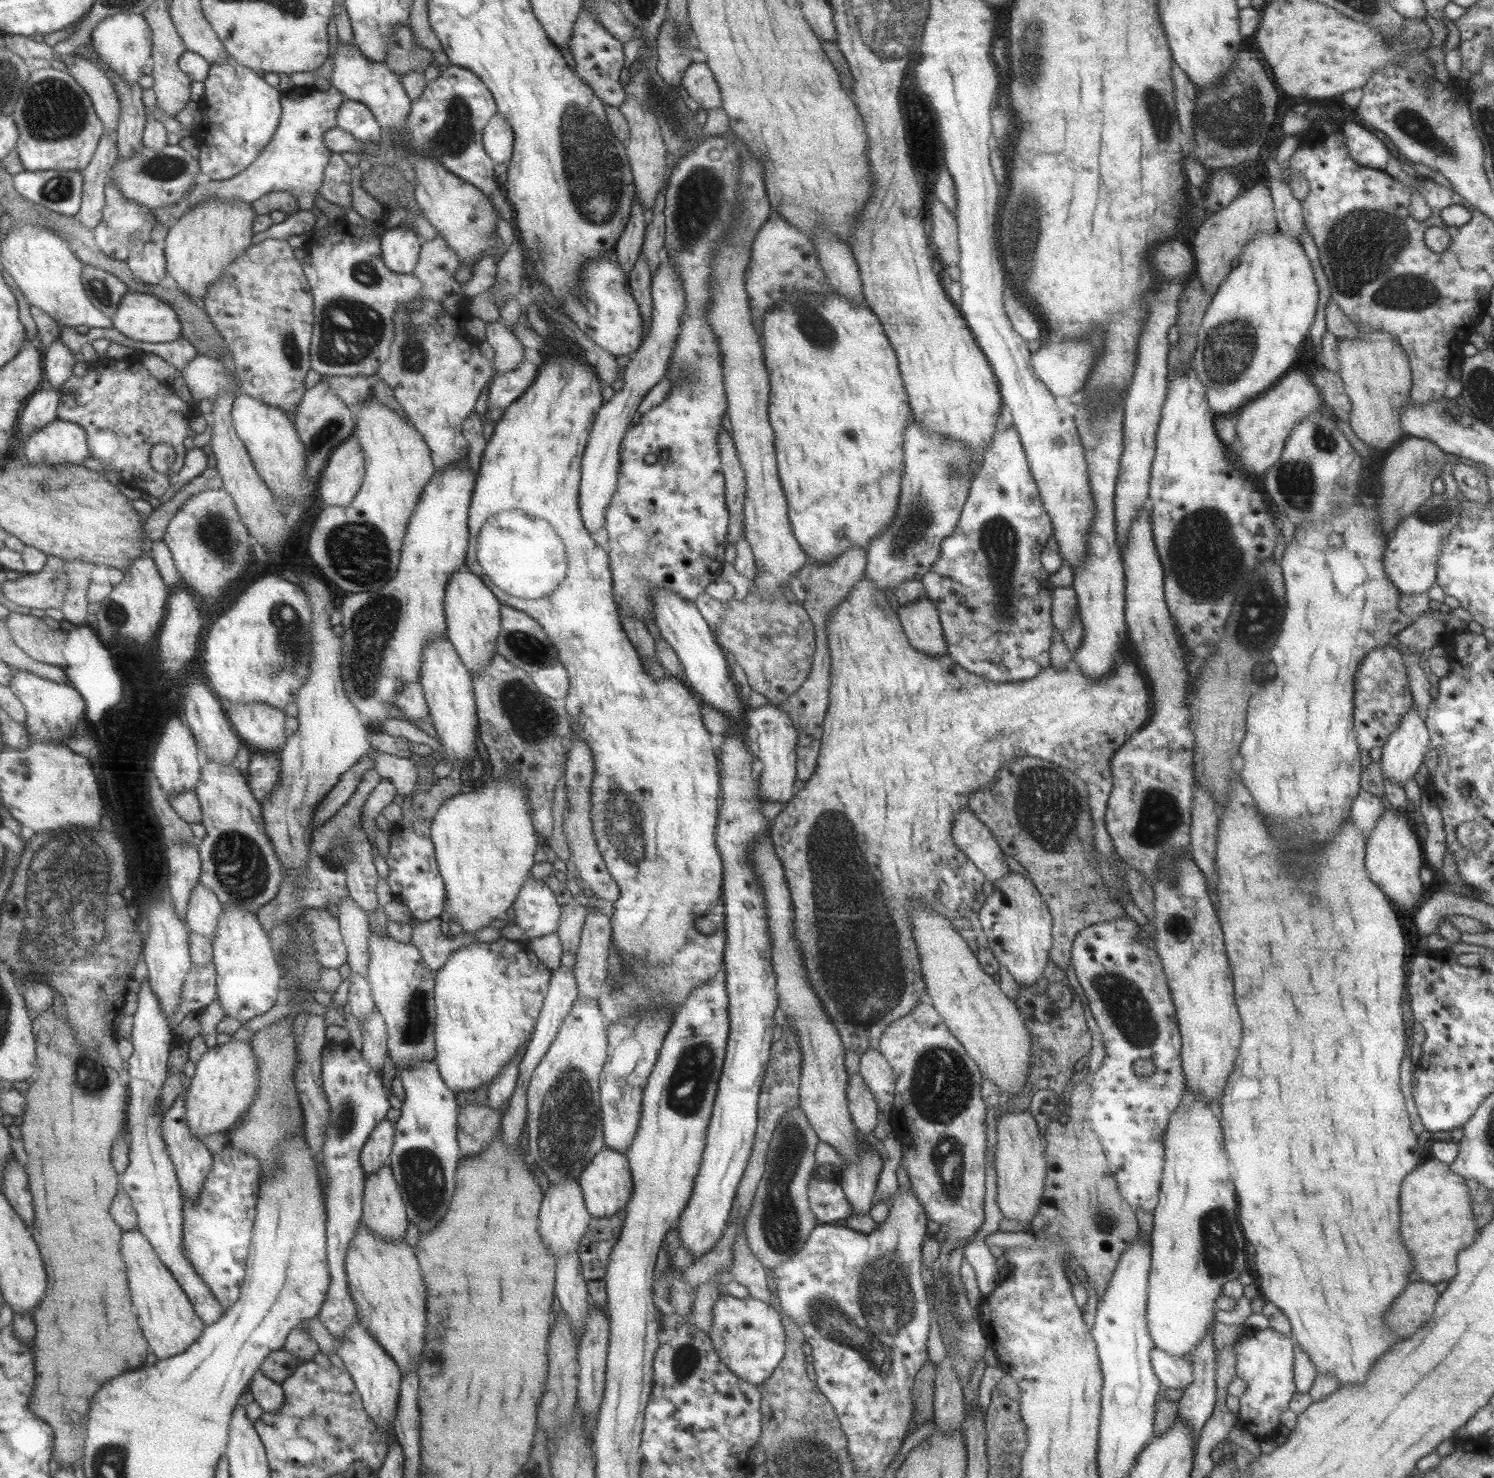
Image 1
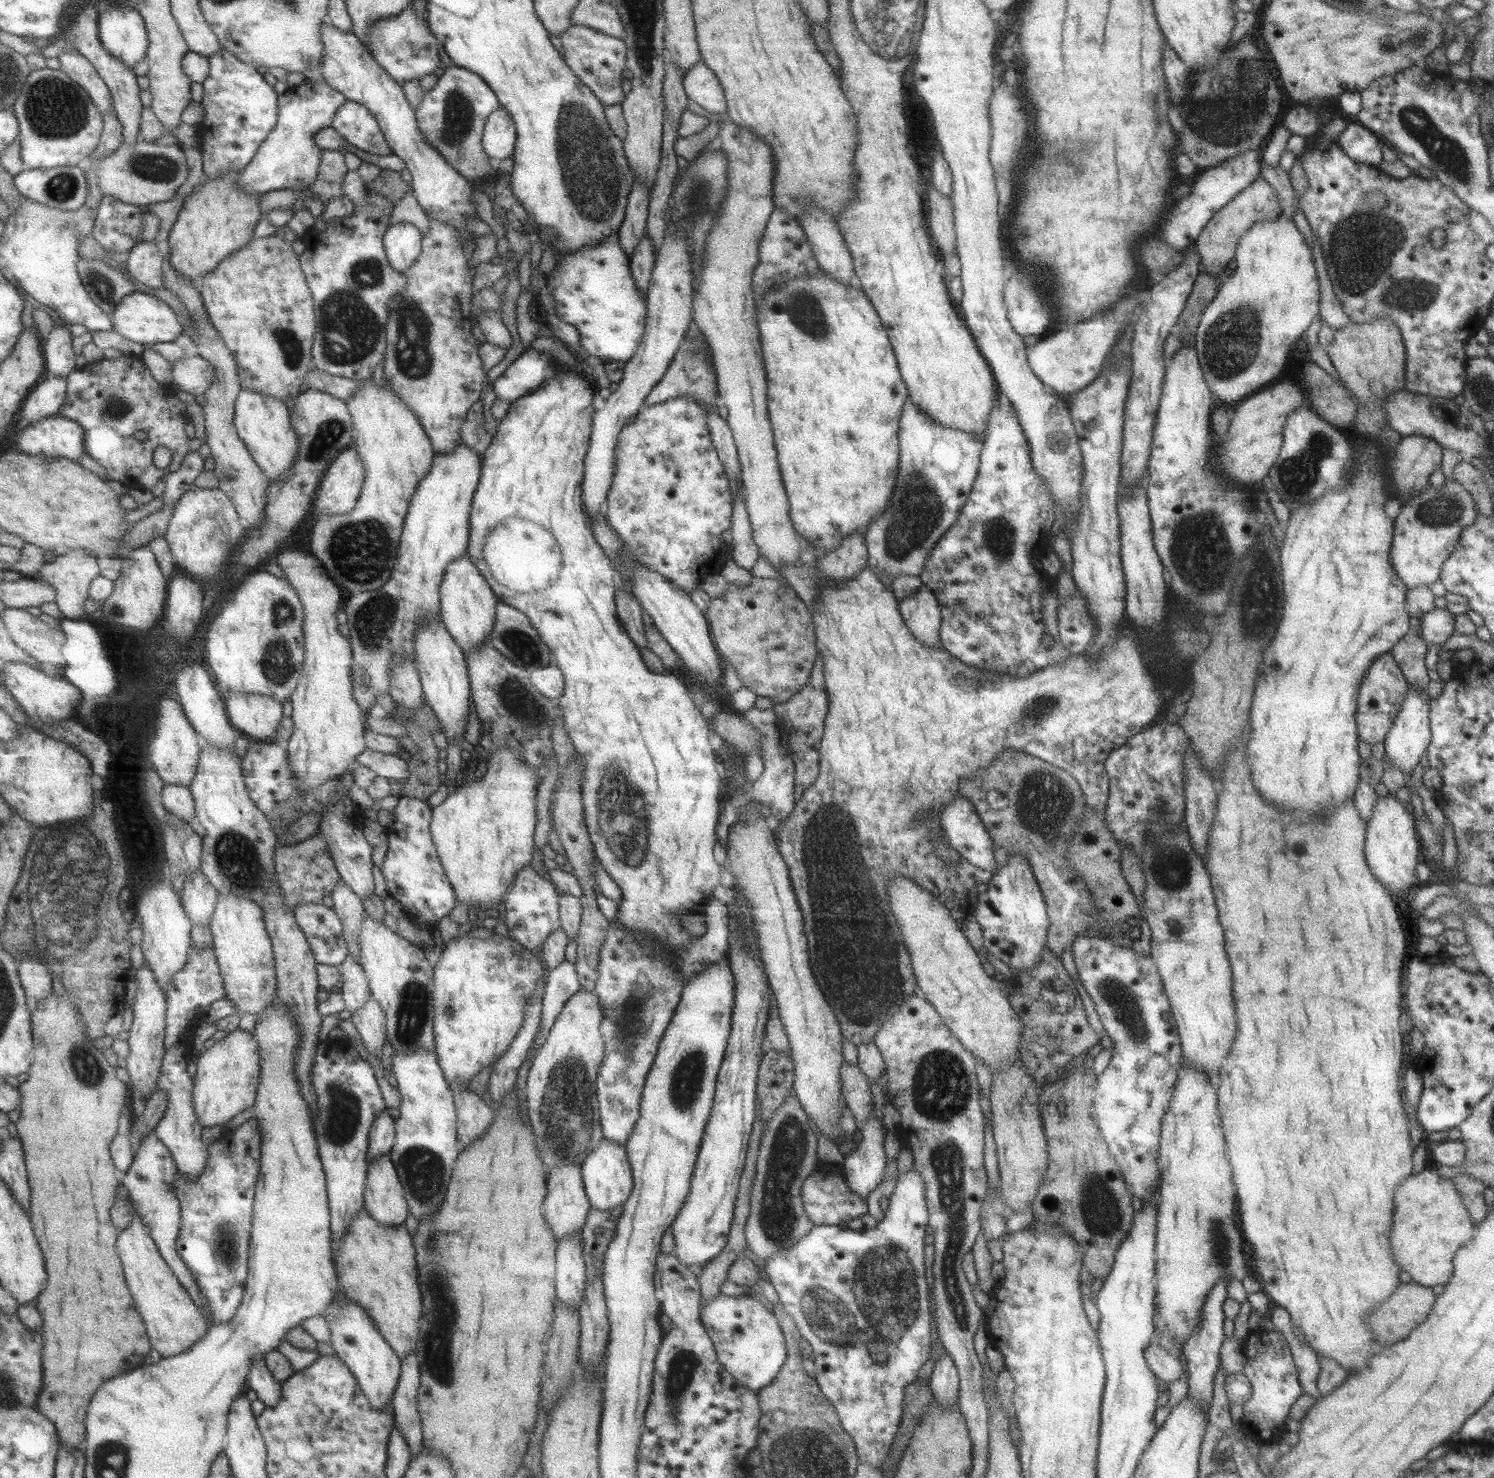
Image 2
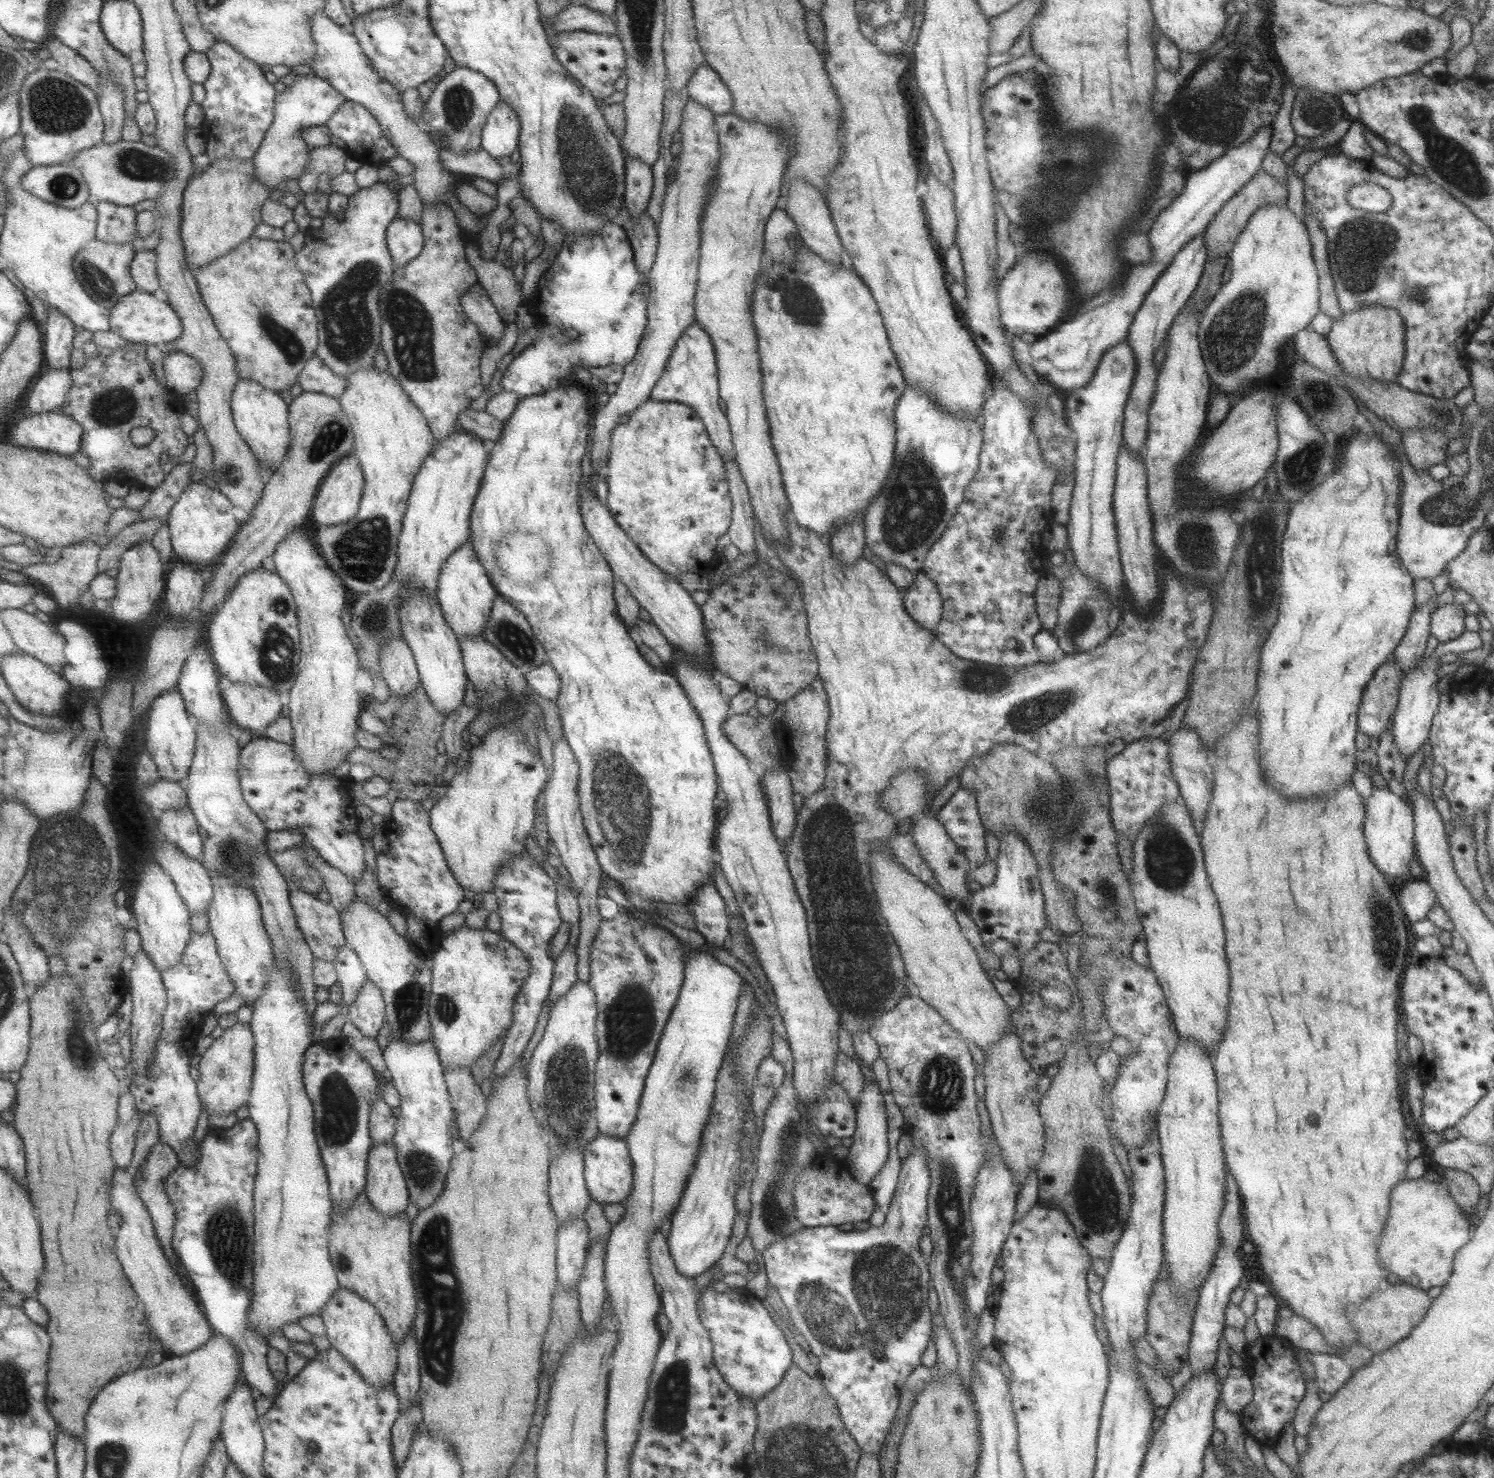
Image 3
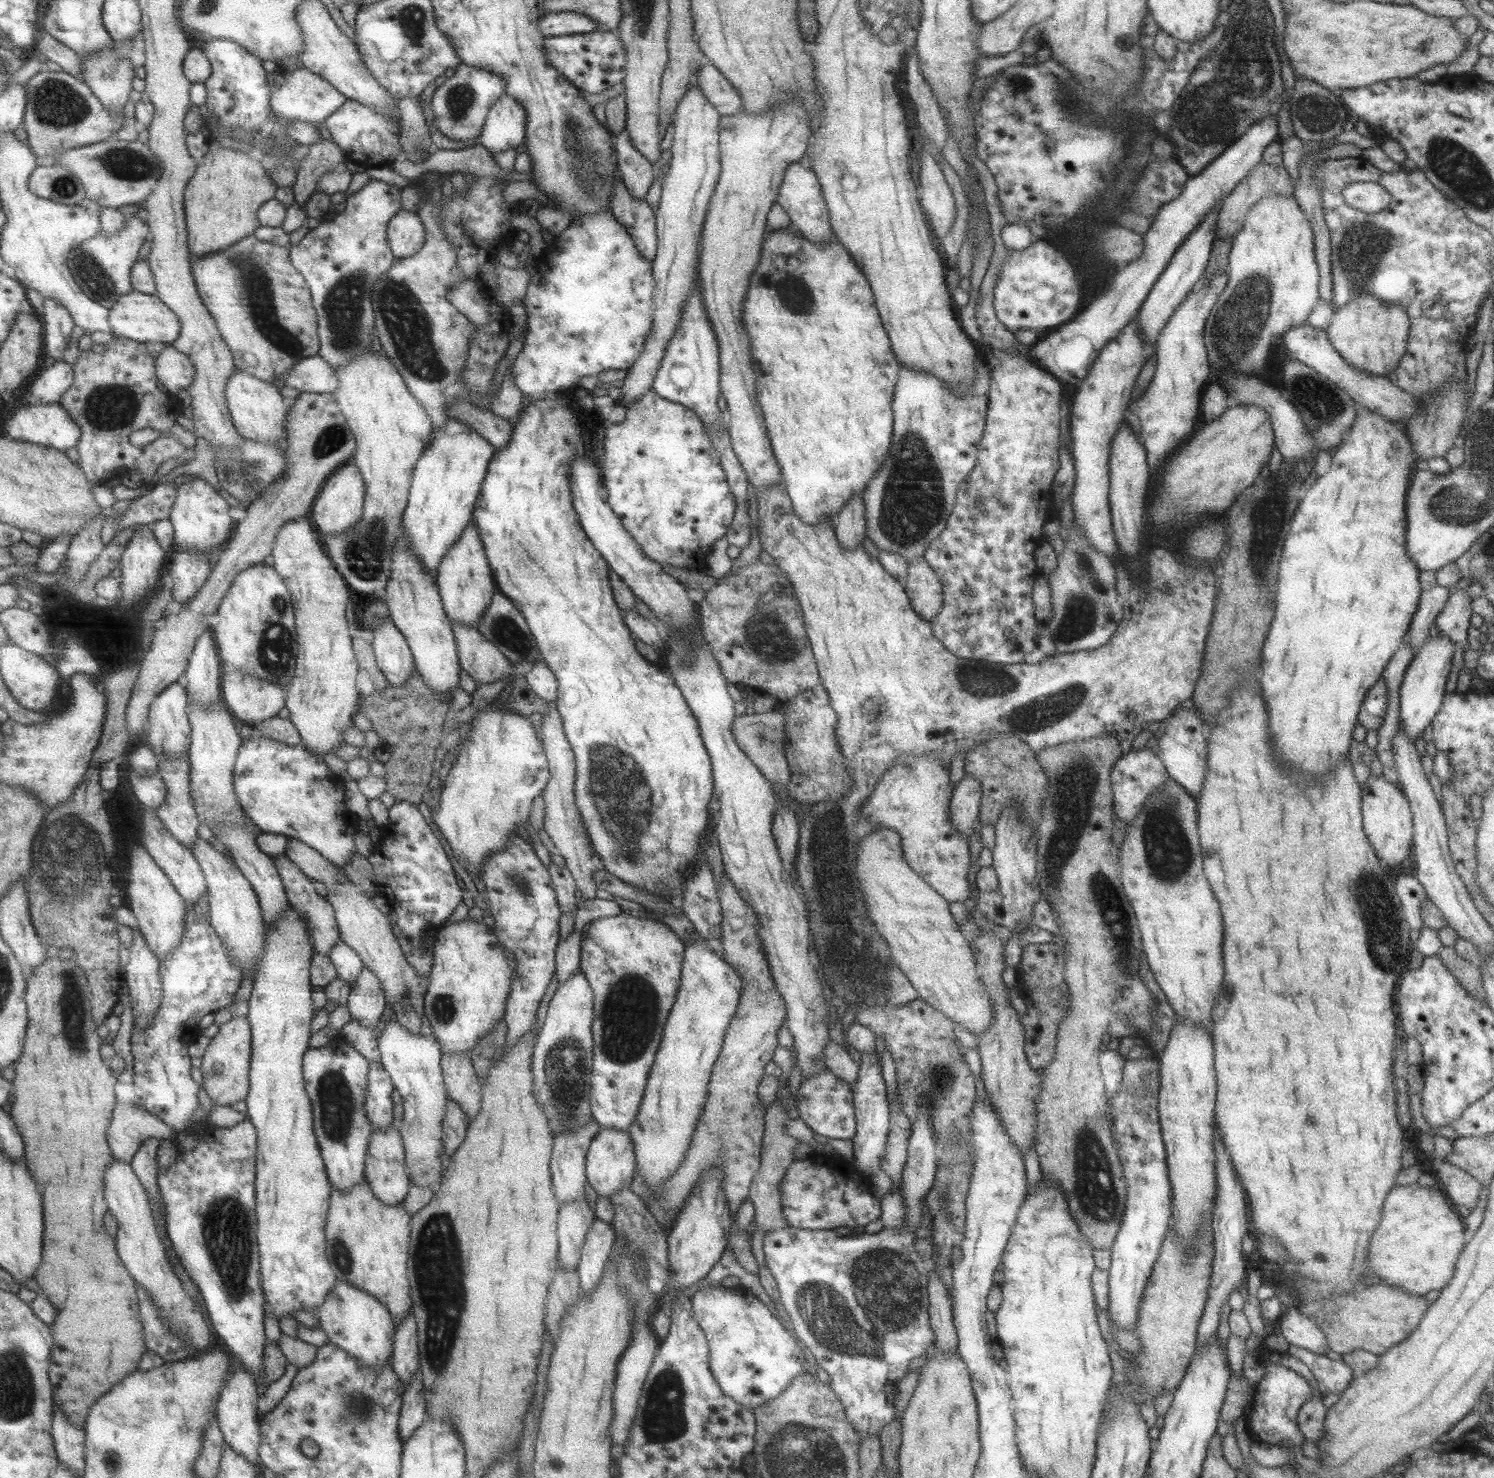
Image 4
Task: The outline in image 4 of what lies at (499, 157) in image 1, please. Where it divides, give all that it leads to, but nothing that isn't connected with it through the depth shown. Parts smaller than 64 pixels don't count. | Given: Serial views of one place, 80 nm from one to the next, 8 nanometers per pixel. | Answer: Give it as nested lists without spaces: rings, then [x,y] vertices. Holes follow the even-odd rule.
[[[504,92],[489,107],[477,144],[497,154],[515,149],[524,137],[524,110],[516,100]]]

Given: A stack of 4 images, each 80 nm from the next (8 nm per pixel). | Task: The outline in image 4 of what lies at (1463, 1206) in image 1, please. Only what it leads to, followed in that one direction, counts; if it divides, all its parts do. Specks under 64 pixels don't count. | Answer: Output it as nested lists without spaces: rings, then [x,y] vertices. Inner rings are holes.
[[[1419,1183],[1395,1185],[1385,1197],[1379,1226],[1368,1242],[1367,1270],[1372,1279],[1381,1284],[1402,1288],[1411,1294],[1424,1295],[1429,1290],[1441,1290],[1452,1278],[1454,1264],[1459,1252],[1465,1246],[1465,1224],[1463,1218],[1440,1188],[1425,1188]]]

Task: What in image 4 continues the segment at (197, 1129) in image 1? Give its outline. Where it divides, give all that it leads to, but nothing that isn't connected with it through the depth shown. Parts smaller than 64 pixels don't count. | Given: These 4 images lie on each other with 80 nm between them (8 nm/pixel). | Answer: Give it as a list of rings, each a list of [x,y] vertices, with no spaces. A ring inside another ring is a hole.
[[[247,1016],[231,1018],[221,1025],[218,1033],[211,1038],[202,1057],[203,1082],[201,1089],[206,1091],[214,1105],[220,1104],[233,1108],[232,1104],[247,1100],[252,1047],[253,1037],[250,1035],[250,1022],[247,1021]]]

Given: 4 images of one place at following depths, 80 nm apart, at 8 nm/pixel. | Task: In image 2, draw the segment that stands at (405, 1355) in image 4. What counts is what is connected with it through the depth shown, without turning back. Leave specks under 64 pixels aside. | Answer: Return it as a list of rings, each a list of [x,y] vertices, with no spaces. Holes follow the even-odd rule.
[[[411,1351],[401,1361],[397,1385],[390,1400],[393,1415],[395,1415],[394,1428],[401,1431],[402,1437],[406,1440],[410,1459],[422,1450],[423,1433],[416,1403],[416,1395],[420,1386],[419,1374],[417,1354]]]

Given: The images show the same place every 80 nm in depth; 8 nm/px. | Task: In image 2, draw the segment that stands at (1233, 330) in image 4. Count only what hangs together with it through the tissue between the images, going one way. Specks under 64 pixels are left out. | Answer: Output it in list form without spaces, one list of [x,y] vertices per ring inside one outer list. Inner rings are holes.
[[[1278,216],[1273,220],[1264,220],[1263,222],[1254,222],[1253,226],[1241,236],[1237,248],[1235,249],[1234,258],[1235,270],[1230,276],[1224,276],[1224,280],[1219,285],[1216,295],[1211,302],[1204,308],[1200,321],[1198,322],[1196,333],[1194,334],[1194,349],[1198,358],[1199,368],[1202,370],[1203,380],[1209,387],[1212,398],[1215,398],[1216,405],[1225,405],[1225,407],[1235,407],[1246,397],[1257,393],[1262,388],[1270,385],[1276,380],[1276,376],[1283,370],[1285,362],[1289,360],[1291,344],[1297,342],[1297,338],[1304,336],[1305,330],[1311,322],[1318,317],[1318,304],[1320,292],[1318,289],[1318,278],[1314,267],[1314,258],[1311,249],[1303,242],[1301,233],[1289,218]]]

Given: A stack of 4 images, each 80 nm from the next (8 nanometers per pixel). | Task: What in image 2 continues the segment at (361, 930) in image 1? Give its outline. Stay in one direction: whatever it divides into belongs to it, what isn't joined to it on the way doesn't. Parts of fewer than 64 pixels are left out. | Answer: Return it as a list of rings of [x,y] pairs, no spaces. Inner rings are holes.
[[[339,880],[333,885],[331,891],[331,900],[333,901],[333,913],[341,922],[343,939],[346,943],[346,950],[349,957],[353,957],[354,962],[359,963],[359,929],[363,921],[363,906],[358,896],[351,893],[351,889]]]

